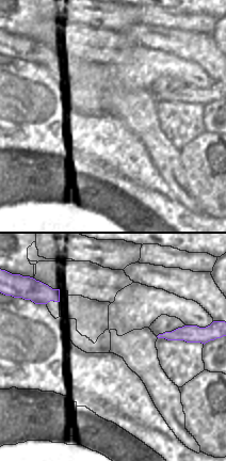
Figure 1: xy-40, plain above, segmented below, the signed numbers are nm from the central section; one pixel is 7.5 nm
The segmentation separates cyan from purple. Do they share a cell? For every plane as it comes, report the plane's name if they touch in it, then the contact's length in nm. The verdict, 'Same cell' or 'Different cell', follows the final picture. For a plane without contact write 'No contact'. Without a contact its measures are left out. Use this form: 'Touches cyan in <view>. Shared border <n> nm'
No contact.

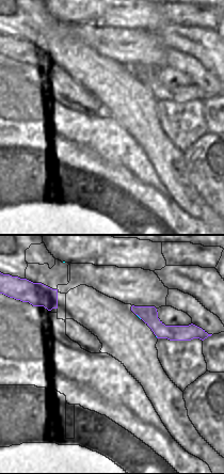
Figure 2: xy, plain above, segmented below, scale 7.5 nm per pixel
Touches cyan in xy. Shared border 50 nm.

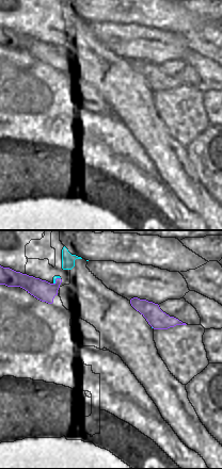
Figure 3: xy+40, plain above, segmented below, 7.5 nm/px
Touches cyan in xy+40. Shared border 80 nm.

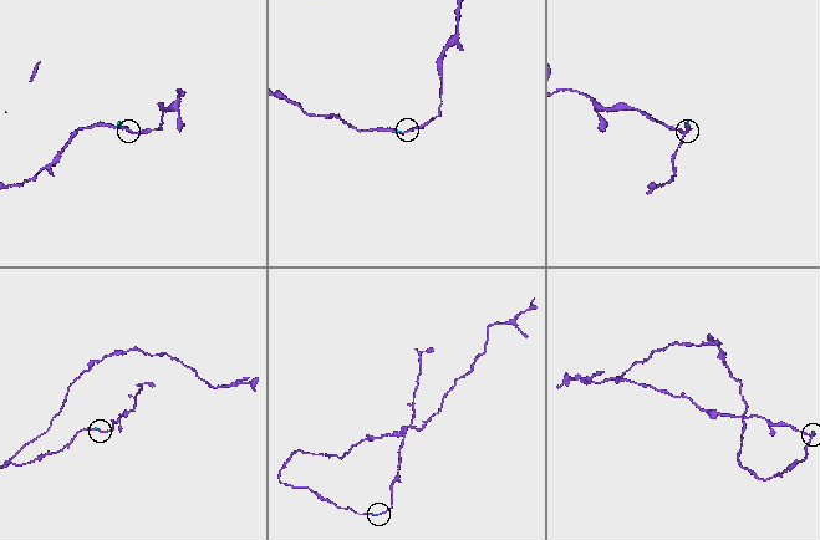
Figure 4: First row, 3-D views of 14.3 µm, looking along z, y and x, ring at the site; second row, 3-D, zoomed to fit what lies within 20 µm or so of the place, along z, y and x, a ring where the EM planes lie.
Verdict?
Different cell.

